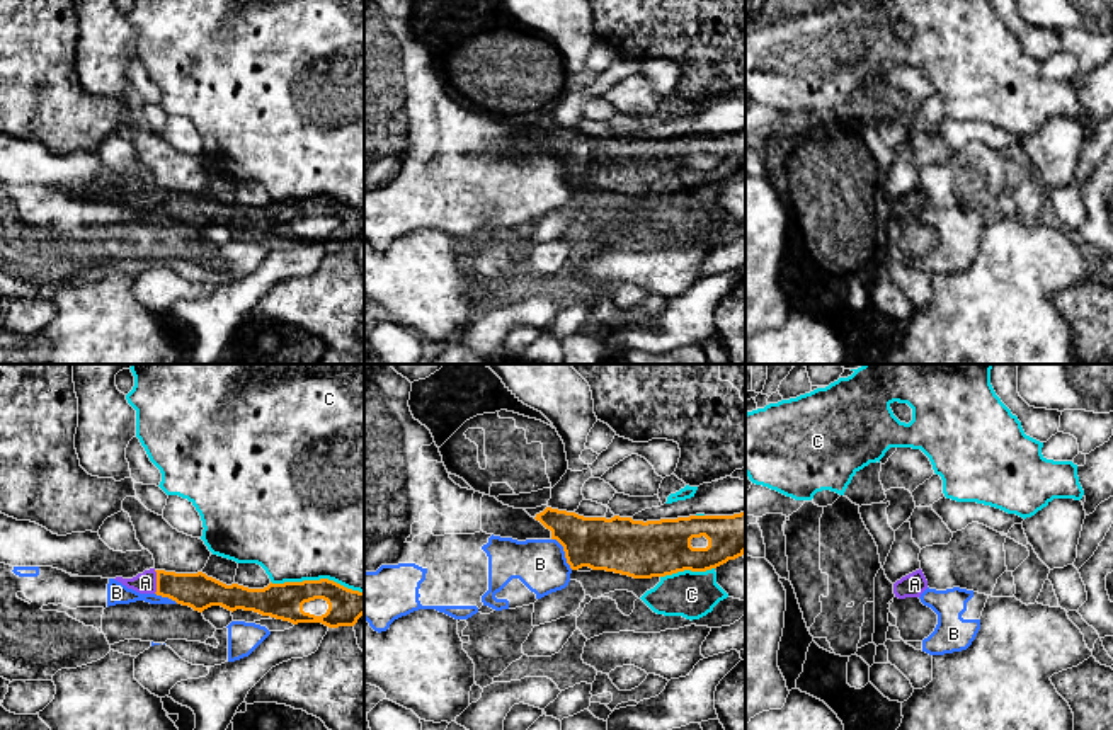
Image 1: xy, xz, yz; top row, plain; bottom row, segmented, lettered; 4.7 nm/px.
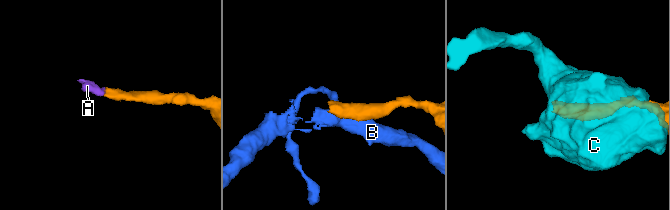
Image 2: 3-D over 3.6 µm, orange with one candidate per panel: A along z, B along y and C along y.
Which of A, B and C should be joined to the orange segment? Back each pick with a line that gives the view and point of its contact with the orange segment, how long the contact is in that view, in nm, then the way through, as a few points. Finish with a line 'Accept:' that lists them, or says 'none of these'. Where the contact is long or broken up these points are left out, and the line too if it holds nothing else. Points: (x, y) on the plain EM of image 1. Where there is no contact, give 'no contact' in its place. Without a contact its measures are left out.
A: contact xy (157, 201); length 110 nm; way xy (198, 210), (157, 201), (145, 201)
Accept: A

